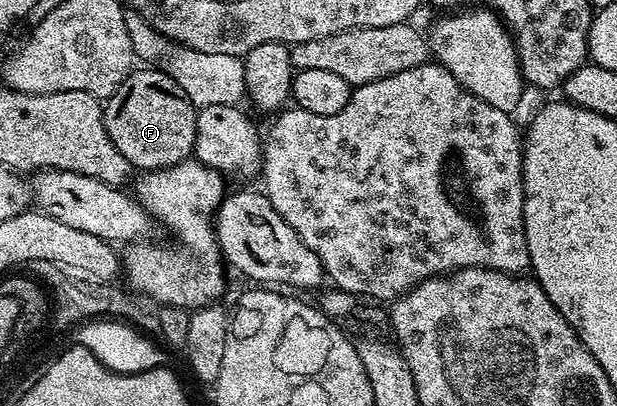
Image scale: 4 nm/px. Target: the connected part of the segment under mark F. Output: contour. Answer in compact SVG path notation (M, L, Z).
M148 65L132 70L126 81L114 89L103 108L110 141L114 141L118 153L141 172L173 167L195 152L198 108L164 71Z

